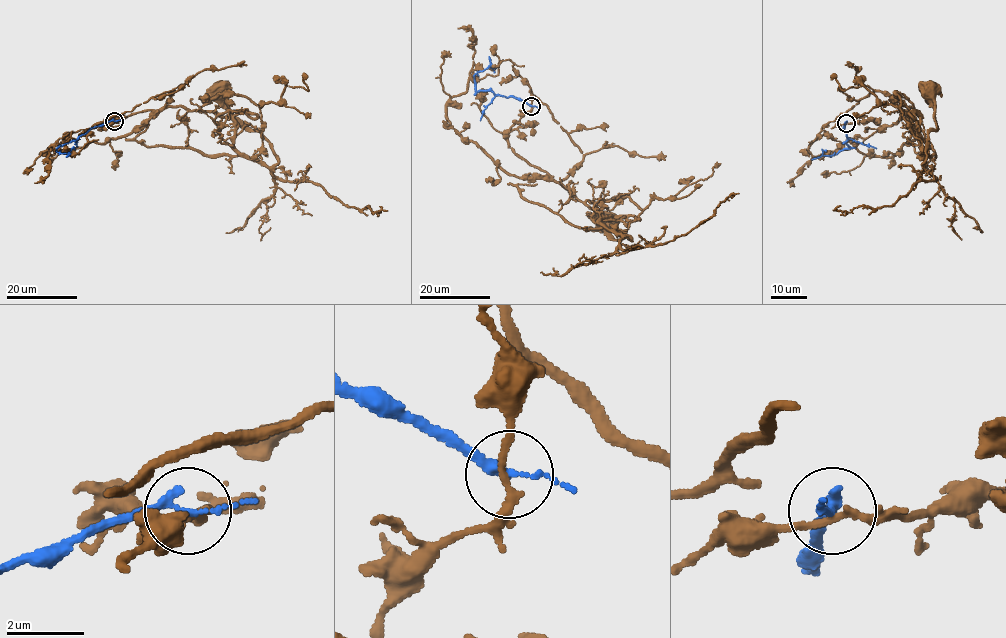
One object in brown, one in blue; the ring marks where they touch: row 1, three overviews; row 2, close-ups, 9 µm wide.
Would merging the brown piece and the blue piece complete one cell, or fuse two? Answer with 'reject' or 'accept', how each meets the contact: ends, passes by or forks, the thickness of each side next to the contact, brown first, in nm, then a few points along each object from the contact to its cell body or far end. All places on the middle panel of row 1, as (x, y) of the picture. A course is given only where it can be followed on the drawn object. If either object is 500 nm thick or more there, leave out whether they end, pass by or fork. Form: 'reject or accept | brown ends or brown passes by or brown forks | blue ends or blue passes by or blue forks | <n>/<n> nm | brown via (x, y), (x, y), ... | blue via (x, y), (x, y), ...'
reject | brown passes by | blue passes by | 170/180 nm | brown via (531, 106), (506, 134), (508, 146), (632, 240), (614, 240), (607, 220) | blue via (531, 106), (512, 97), (476, 90), (473, 76), (489, 65), (488, 56)

